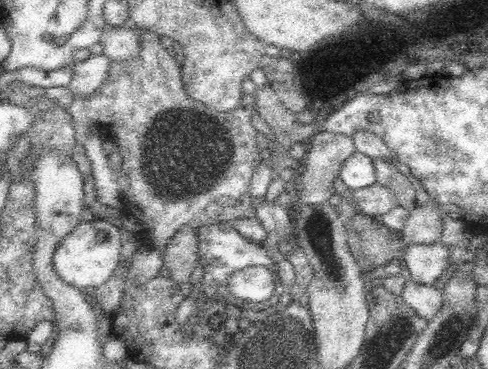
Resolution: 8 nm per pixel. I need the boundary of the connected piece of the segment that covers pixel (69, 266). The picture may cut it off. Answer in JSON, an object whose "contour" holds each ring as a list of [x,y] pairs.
{"contour":[[[82,219],[65,237],[54,252],[56,273],[68,285],[86,291],[95,289],[113,278],[119,266],[122,240],[118,233],[118,222],[104,219]]]}

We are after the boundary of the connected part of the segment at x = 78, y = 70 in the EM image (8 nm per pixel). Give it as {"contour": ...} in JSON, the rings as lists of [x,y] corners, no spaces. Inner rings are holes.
{"contour":[[[101,53],[90,55],[84,61],[76,62],[68,89],[82,98],[92,96],[106,80],[110,61],[106,55]]]}

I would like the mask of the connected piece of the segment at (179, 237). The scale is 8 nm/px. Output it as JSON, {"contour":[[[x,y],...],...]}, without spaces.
{"contour":[[[181,226],[181,229],[170,240],[170,244],[164,246],[162,253],[163,266],[170,271],[171,283],[190,282],[189,277],[199,261],[197,227]]]}

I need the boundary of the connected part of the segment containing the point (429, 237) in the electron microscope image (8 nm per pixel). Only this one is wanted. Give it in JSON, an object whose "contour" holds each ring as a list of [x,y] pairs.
{"contour":[[[416,206],[410,211],[404,228],[401,230],[402,240],[407,246],[412,244],[432,244],[440,241],[442,236],[442,212],[434,206]]]}

